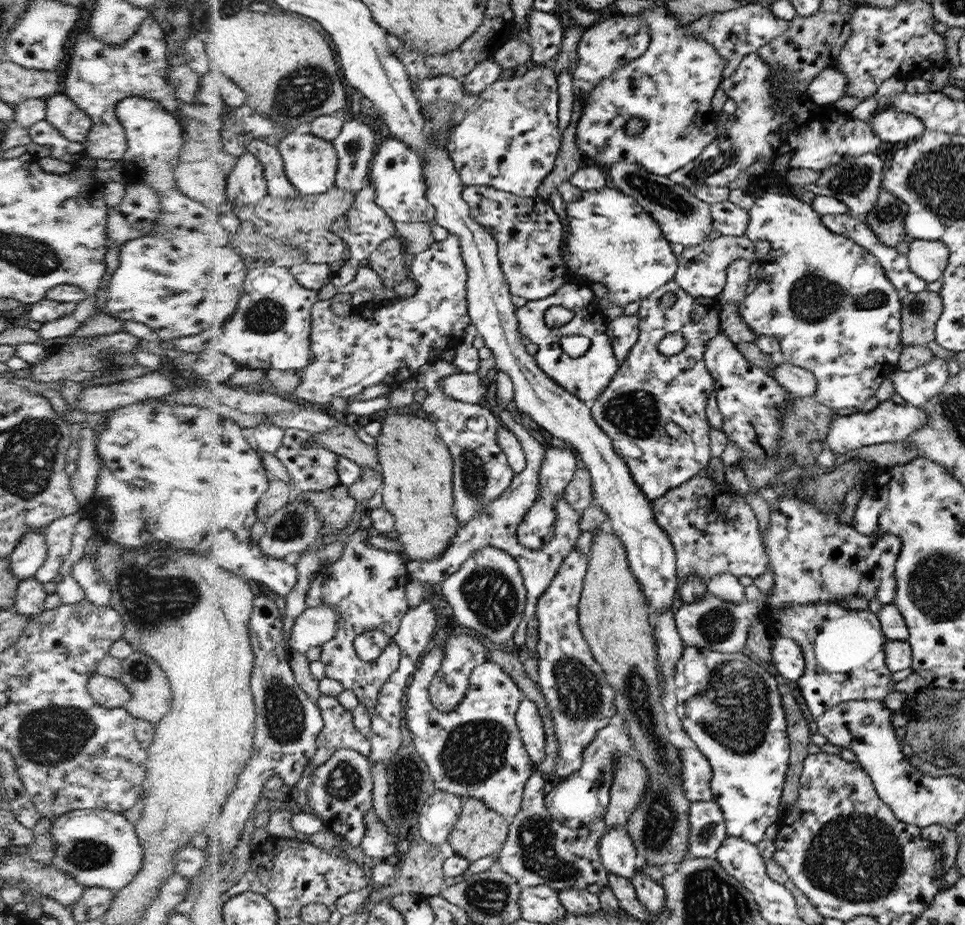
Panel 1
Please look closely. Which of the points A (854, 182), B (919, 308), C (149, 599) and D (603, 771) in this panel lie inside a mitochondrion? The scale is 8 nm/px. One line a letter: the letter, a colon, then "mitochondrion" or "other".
A: mitochondrion
B: mitochondrion
C: mitochondrion
D: mitochondrion

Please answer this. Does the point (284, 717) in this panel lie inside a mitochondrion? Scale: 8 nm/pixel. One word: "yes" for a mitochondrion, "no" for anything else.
yes

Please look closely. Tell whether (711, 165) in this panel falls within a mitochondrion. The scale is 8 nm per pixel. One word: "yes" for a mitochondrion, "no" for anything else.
yes

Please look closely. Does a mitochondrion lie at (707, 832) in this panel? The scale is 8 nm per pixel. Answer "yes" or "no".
yes

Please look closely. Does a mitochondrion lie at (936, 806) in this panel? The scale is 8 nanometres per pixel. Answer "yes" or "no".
no

